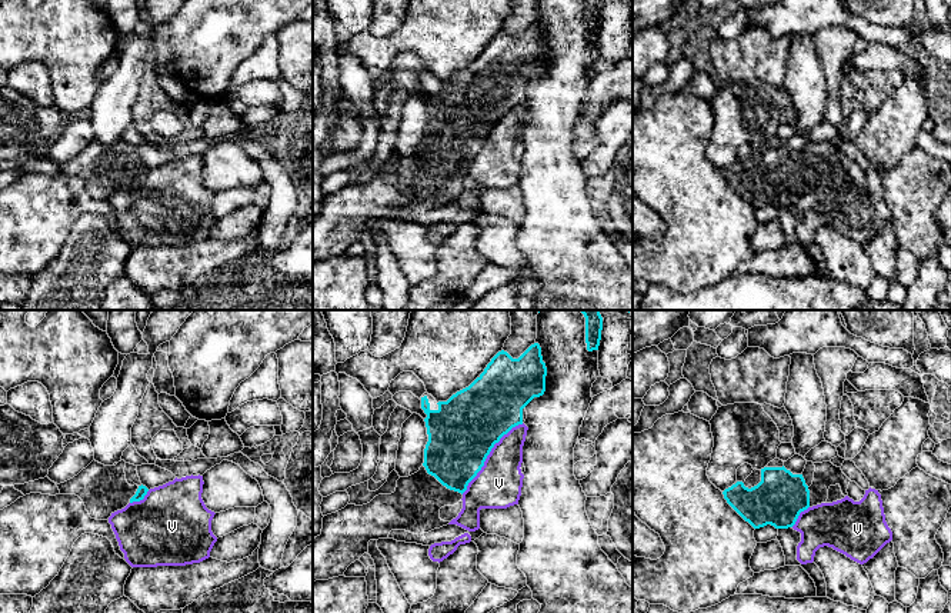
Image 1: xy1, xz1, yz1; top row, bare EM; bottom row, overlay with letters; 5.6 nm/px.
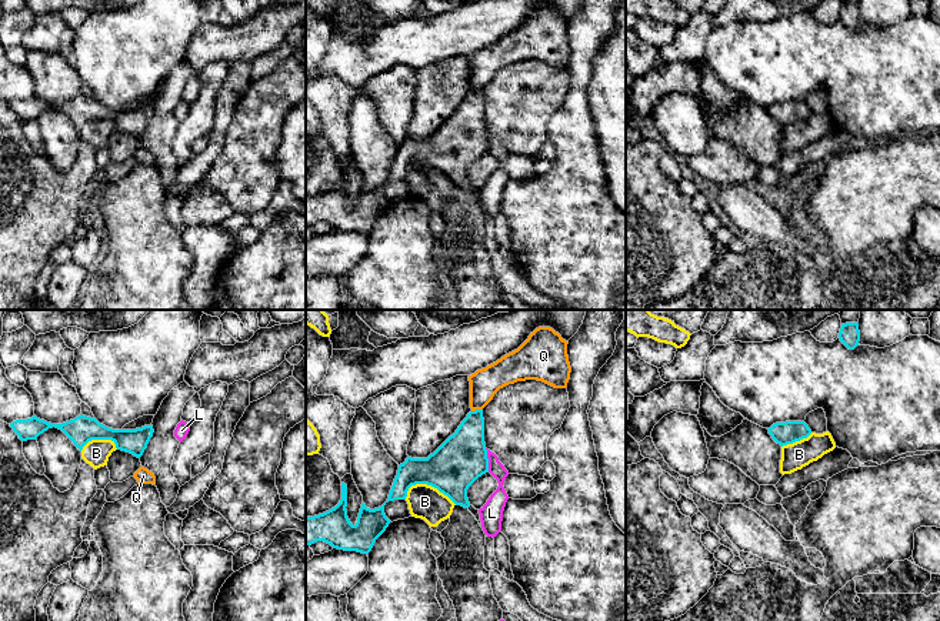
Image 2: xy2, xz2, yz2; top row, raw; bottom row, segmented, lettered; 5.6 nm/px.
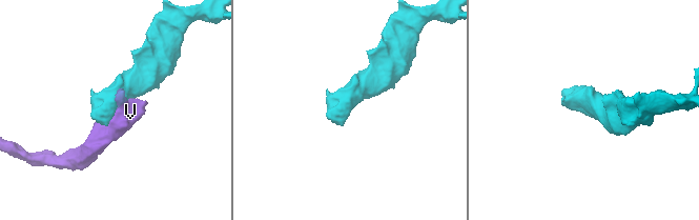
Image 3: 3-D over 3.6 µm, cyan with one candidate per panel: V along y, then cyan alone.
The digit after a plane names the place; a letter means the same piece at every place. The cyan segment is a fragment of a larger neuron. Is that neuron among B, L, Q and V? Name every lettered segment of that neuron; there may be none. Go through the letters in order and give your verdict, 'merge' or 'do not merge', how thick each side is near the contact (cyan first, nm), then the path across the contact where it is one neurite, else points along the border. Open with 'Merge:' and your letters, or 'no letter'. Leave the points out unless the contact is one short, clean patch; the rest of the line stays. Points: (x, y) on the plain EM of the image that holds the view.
Merge: no letter
B: do not merge; calibres 280 and 190 nm; border xz2 (404, 177), (412, 166), (430, 164), (456, 184)
L: do not merge; calibres 280 and 100 nm; border xz2 (484, 129), (489, 152)
Q: do not merge; calibres 240 and 170 nm
V: do not merge; calibres 380 and 260 nm

